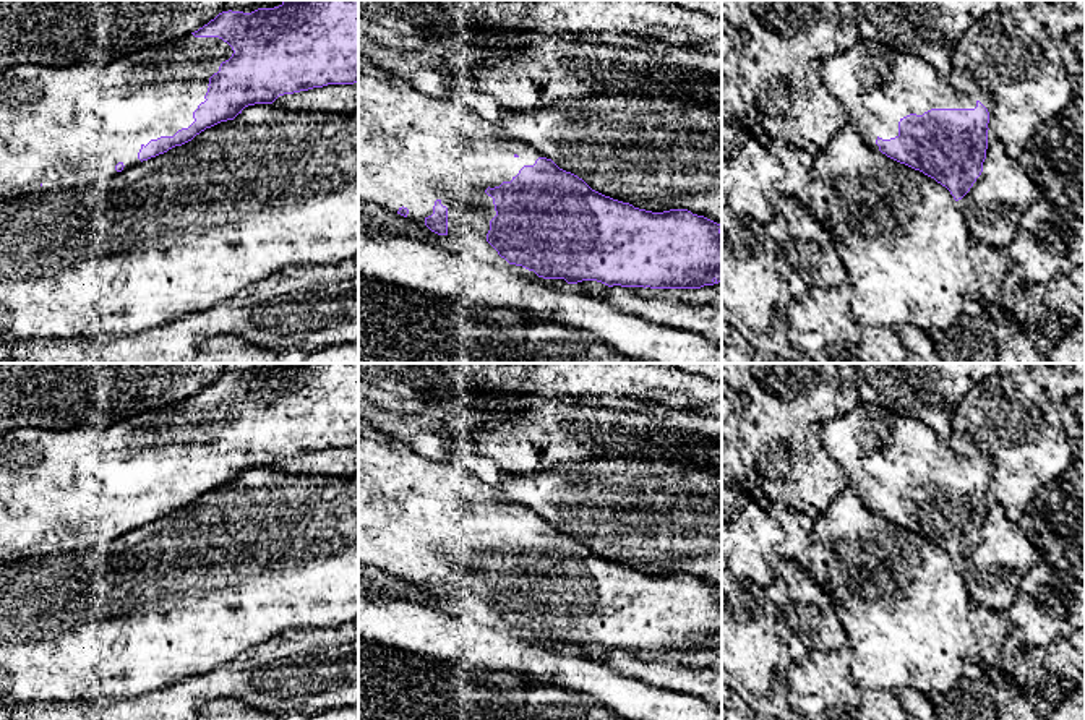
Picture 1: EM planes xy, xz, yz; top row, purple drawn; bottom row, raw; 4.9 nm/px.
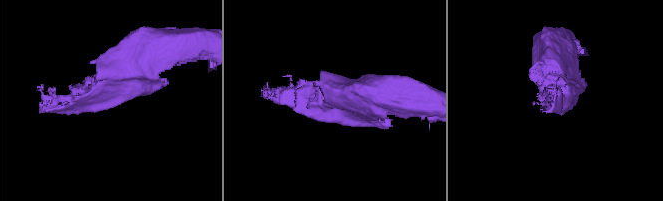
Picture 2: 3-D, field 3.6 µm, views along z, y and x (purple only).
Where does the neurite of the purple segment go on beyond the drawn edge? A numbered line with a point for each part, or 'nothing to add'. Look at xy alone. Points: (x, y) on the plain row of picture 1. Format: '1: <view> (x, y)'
1: xy (64, 490)

